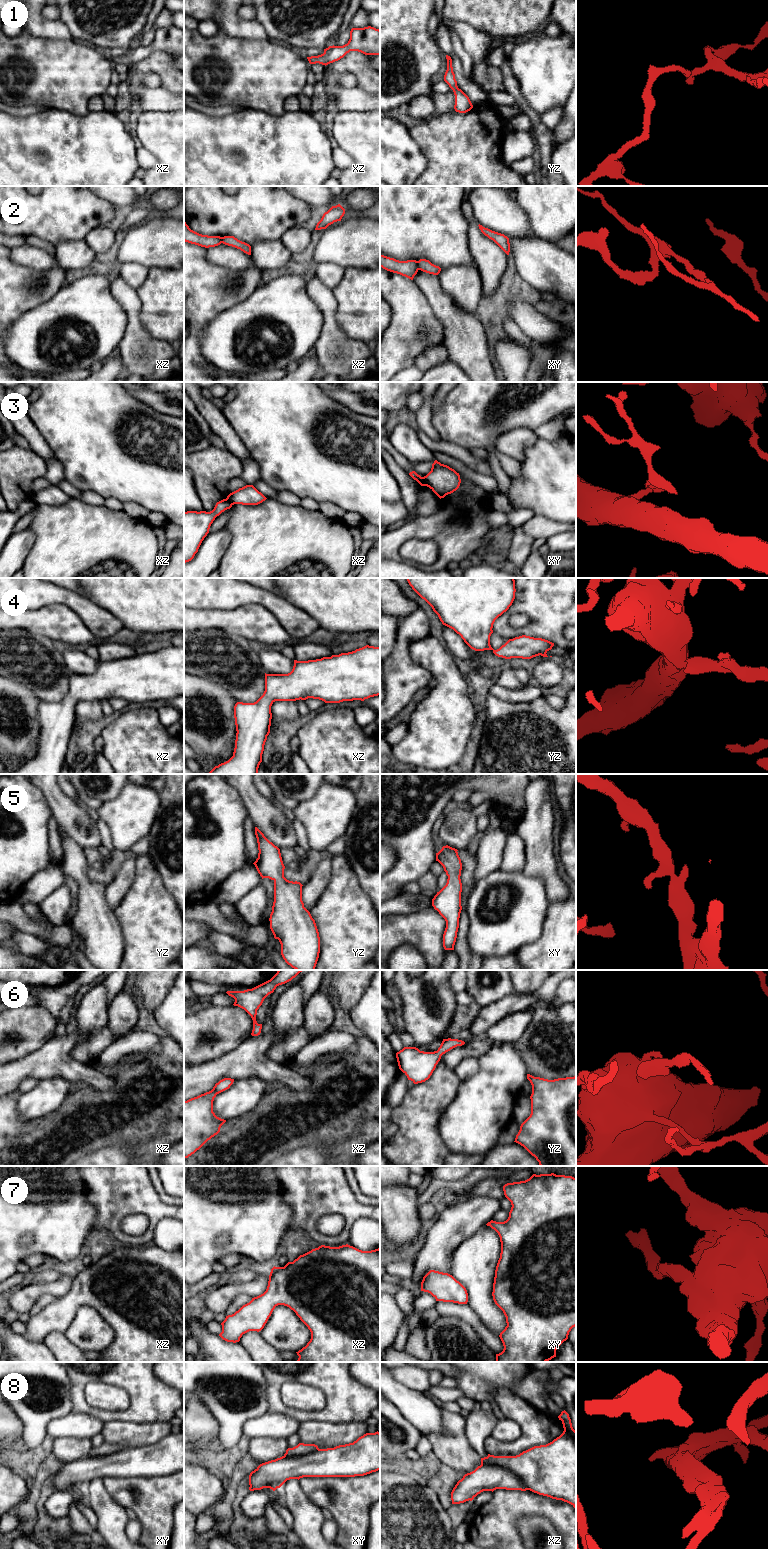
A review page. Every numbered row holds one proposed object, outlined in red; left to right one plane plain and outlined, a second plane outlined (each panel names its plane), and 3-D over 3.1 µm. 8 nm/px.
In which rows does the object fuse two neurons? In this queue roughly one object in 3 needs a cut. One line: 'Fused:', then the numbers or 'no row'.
Fused: 2, 3

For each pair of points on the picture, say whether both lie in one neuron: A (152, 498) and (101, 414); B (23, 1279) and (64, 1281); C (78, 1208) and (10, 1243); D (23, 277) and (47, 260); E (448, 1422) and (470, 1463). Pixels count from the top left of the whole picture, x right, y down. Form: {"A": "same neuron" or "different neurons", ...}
{"A": "same neuron", "B": "different neurons", "C": "same neuron", "D": "different neurons", "E": "same neuron"}

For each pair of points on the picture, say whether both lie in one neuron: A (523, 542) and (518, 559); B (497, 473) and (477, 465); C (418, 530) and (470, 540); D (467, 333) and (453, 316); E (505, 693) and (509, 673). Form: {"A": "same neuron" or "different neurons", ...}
{"A": "same neuron", "B": "different neurons", "C": "same neuron", "D": "same neuron", "E": "different neurons"}

